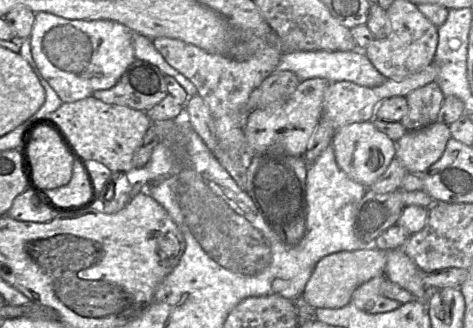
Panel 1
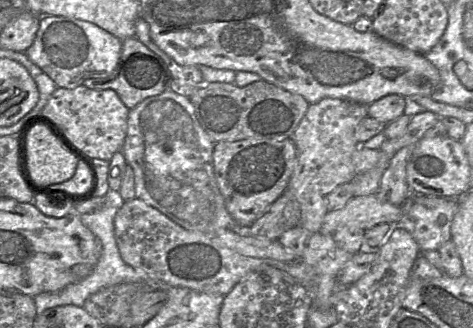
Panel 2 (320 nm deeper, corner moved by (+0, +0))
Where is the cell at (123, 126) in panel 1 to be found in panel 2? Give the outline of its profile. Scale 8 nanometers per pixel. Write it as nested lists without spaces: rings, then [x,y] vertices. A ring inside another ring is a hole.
[[[83,85],[74,89],[57,87],[39,114],[54,123],[73,145],[93,159],[110,161],[116,152],[122,151],[129,109],[111,89],[95,90]]]

